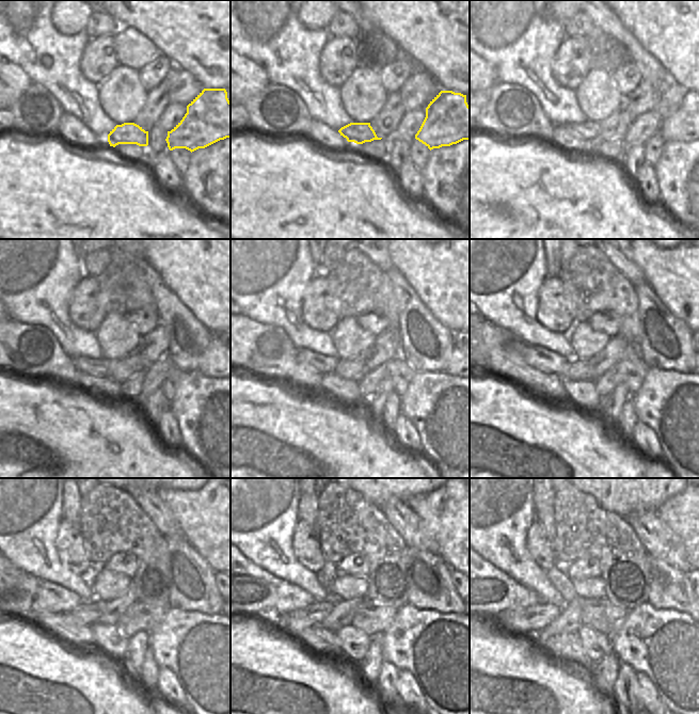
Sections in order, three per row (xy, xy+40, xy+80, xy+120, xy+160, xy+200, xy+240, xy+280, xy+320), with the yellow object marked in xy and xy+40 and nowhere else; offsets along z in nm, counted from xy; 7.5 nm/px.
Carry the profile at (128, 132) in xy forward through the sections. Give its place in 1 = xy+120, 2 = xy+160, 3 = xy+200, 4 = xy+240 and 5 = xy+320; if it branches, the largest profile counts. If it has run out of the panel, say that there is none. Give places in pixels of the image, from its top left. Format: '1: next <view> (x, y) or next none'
1: next xy+120 (100, 367)
2: next xy+160 (326, 365)
3: next xy+200 (540, 358)
4: next xy+240 (13, 591)
5: next xy+320 (491, 589)

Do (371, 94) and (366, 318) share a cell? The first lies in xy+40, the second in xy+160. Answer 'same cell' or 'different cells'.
different cells

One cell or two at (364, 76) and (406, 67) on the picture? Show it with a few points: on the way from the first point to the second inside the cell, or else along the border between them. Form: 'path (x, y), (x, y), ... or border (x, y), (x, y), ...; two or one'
border (376, 67), (380, 82), (387, 92); two

